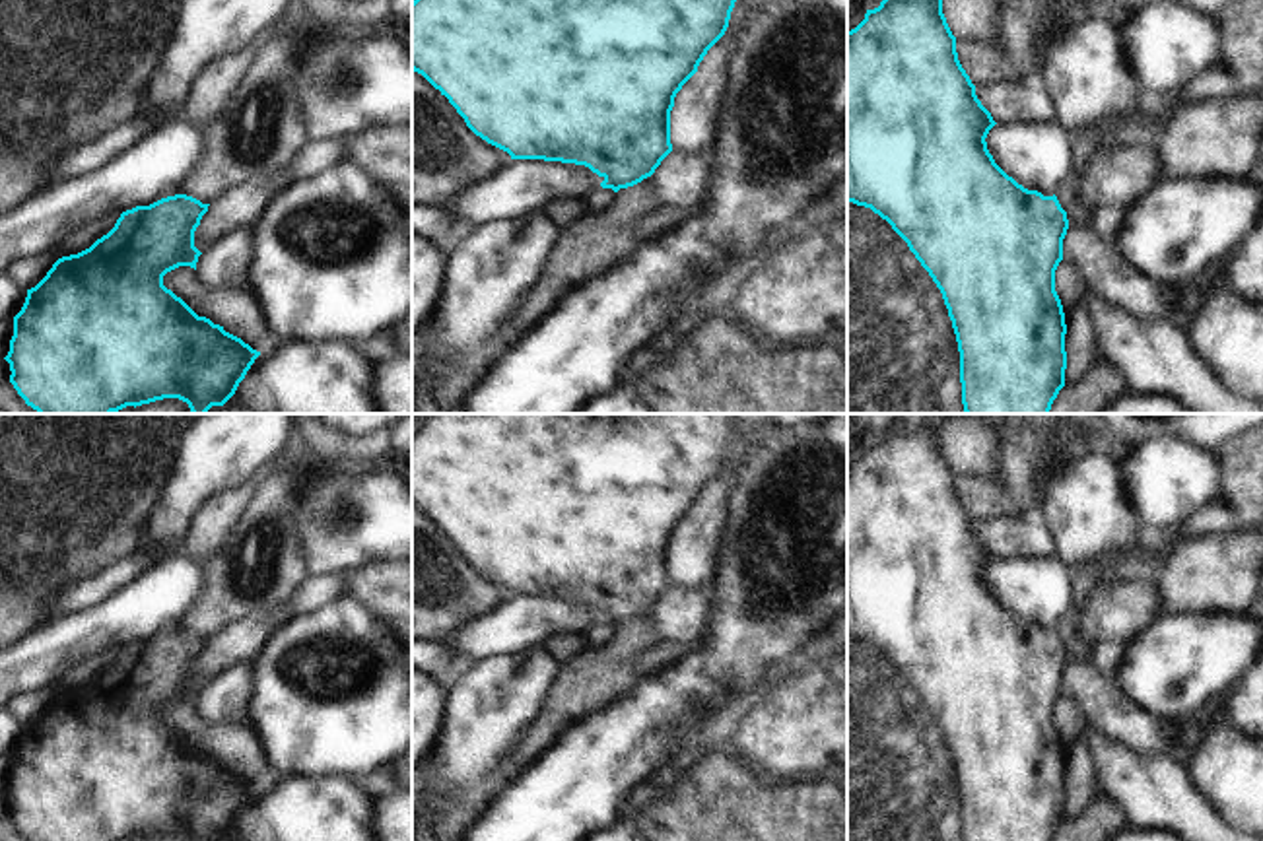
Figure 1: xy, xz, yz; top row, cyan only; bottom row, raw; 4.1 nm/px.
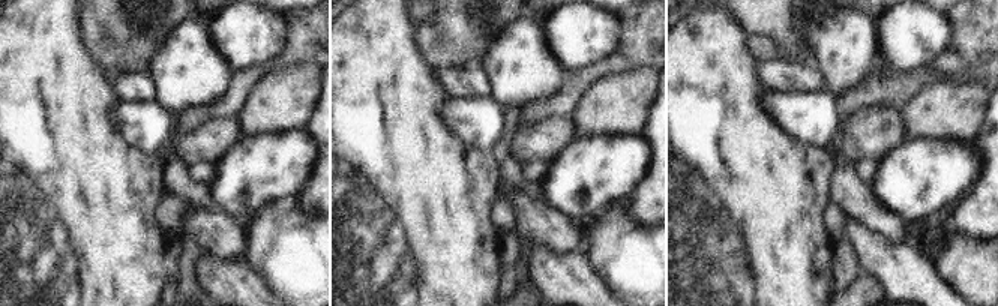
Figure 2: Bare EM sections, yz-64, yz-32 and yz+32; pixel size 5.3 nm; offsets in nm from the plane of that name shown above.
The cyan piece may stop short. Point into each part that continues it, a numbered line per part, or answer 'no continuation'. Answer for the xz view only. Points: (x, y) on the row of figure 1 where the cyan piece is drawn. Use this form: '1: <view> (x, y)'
no continuation

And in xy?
no continuation

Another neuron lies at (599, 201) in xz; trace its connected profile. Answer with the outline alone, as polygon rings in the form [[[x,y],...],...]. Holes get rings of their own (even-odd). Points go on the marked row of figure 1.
[[[595,188],[591,194],[585,196],[589,216],[606,212],[614,200],[616,192],[612,188]]]

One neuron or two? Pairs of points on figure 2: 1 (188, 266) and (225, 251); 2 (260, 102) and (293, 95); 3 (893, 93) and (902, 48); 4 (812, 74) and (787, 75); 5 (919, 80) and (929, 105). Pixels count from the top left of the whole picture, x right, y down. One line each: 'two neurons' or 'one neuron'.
1: two neurons
2: one neuron
3: two neurons
4: one neuron
5: two neurons

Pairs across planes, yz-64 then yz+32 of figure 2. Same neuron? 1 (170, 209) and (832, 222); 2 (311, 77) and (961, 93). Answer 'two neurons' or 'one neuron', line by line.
1: one neuron
2: one neuron

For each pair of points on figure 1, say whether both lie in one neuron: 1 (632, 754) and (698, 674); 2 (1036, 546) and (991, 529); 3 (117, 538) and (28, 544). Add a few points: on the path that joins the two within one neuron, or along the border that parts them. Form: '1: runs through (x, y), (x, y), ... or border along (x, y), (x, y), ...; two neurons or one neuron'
1: runs through (638, 735), (679, 694); one neuron
2: runs through (1024, 538), (1003, 537); one neuron
3: runs through (96, 538), (49, 538); one neuron

